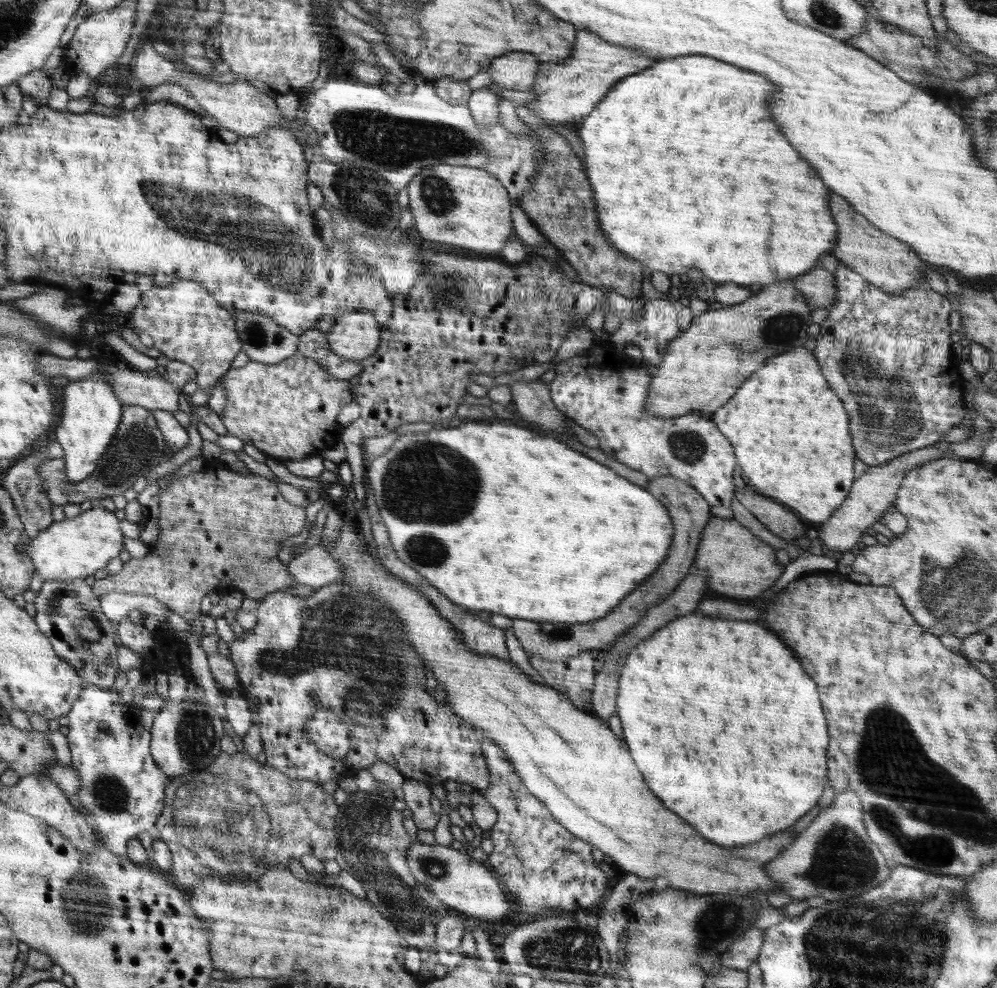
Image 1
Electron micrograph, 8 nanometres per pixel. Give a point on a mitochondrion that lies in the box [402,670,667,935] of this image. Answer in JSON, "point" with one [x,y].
{"point":[429,866]}

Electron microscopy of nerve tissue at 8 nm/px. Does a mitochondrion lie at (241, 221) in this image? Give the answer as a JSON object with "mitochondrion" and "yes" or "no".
{"mitochondrion":"yes"}

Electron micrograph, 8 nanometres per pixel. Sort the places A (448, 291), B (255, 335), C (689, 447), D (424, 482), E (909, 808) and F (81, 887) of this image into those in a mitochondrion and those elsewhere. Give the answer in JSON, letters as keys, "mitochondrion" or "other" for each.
{"A":"mitochondrion","B":"mitochondrion","C":"mitochondrion","D":"mitochondrion","E":"mitochondrion","F":"mitochondrion"}

